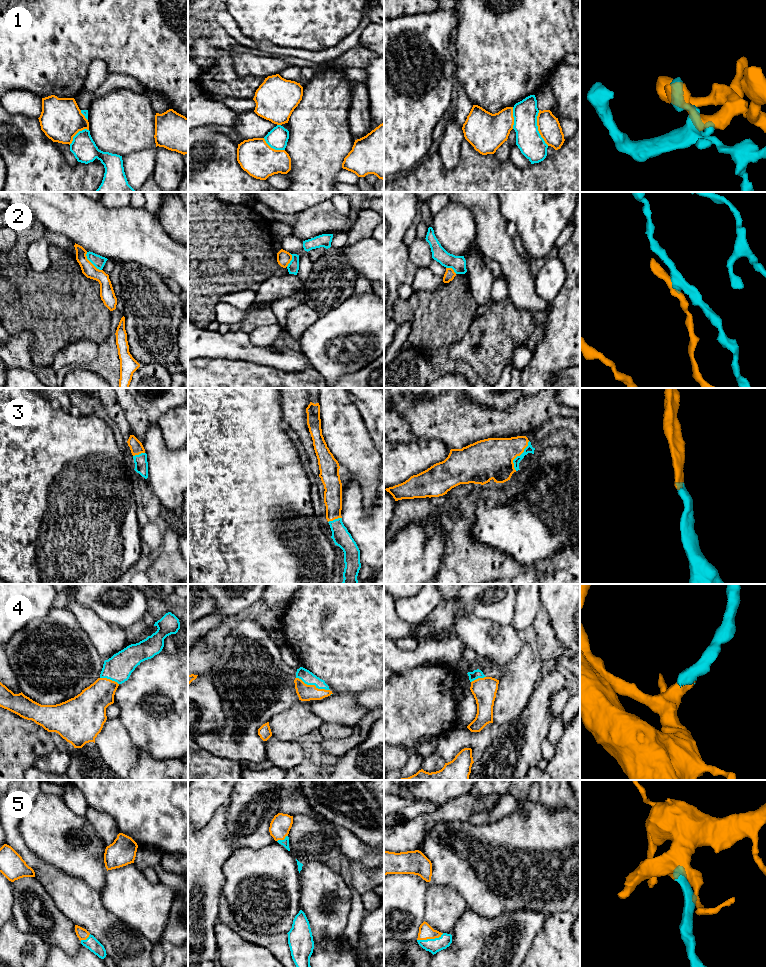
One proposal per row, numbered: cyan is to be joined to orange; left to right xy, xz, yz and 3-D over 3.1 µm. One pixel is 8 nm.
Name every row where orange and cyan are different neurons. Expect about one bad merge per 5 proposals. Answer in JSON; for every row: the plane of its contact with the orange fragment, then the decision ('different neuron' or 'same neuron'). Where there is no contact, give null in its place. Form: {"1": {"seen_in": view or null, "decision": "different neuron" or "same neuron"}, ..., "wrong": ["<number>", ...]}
{"1": {"seen_in": "yz", "decision": "same neuron"}, "2": {"seen_in": "xy", "decision": "different neuron"}, "3": {"seen_in": "yz", "decision": "same neuron"}, "4": {"seen_in": "xz", "decision": "same neuron"}, "5": {"seen_in": "yz", "decision": "same neuron"}, "wrong": ["2"]}

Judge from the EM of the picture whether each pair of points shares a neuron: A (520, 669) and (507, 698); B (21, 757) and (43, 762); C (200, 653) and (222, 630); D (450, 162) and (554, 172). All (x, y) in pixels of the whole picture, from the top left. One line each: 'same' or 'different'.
A: same
B: different
C: same
D: different

